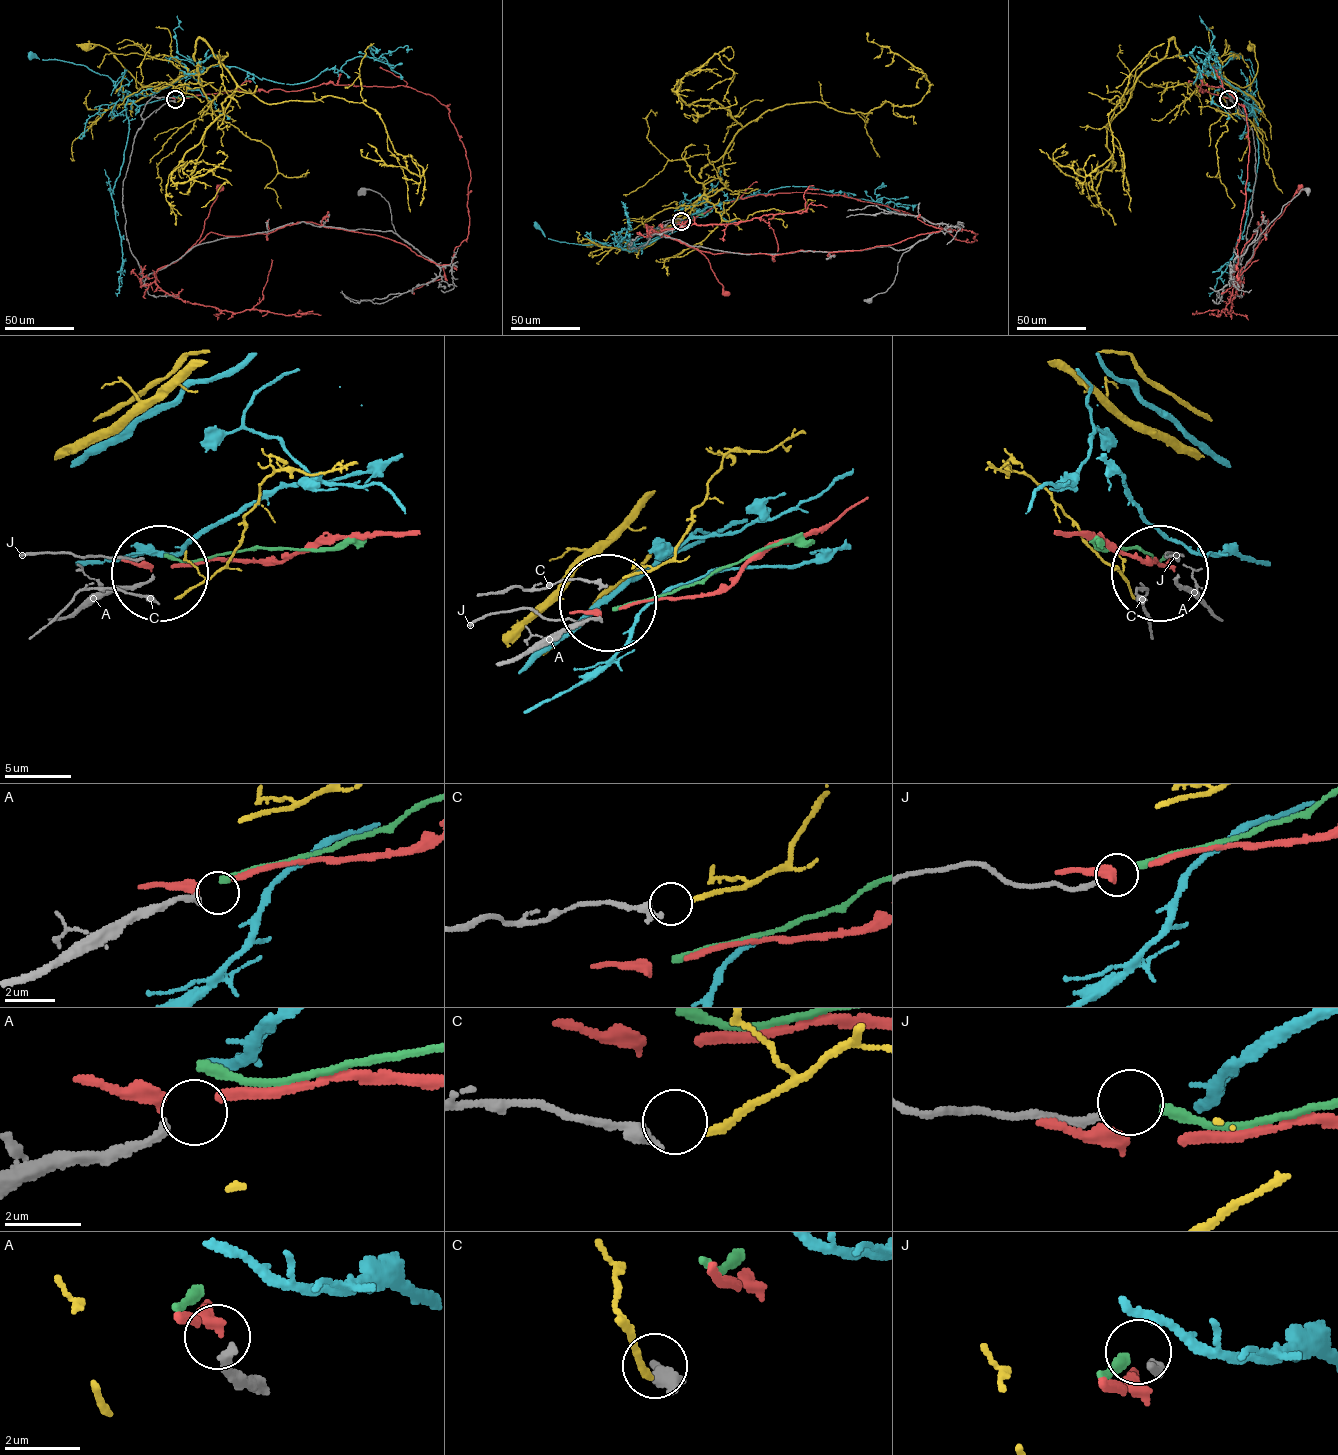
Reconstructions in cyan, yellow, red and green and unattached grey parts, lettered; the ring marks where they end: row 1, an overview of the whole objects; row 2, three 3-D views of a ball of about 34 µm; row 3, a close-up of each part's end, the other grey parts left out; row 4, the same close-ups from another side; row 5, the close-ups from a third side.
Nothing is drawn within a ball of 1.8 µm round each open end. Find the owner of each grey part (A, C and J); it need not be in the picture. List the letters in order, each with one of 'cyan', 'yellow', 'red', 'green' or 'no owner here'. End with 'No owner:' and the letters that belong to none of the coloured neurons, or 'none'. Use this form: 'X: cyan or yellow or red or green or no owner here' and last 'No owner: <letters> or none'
A: no owner here
C: yellow
J: green
No owner: A

